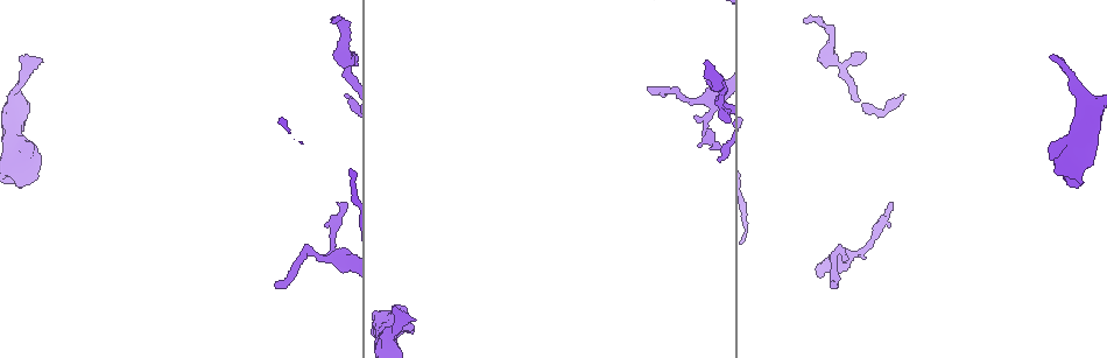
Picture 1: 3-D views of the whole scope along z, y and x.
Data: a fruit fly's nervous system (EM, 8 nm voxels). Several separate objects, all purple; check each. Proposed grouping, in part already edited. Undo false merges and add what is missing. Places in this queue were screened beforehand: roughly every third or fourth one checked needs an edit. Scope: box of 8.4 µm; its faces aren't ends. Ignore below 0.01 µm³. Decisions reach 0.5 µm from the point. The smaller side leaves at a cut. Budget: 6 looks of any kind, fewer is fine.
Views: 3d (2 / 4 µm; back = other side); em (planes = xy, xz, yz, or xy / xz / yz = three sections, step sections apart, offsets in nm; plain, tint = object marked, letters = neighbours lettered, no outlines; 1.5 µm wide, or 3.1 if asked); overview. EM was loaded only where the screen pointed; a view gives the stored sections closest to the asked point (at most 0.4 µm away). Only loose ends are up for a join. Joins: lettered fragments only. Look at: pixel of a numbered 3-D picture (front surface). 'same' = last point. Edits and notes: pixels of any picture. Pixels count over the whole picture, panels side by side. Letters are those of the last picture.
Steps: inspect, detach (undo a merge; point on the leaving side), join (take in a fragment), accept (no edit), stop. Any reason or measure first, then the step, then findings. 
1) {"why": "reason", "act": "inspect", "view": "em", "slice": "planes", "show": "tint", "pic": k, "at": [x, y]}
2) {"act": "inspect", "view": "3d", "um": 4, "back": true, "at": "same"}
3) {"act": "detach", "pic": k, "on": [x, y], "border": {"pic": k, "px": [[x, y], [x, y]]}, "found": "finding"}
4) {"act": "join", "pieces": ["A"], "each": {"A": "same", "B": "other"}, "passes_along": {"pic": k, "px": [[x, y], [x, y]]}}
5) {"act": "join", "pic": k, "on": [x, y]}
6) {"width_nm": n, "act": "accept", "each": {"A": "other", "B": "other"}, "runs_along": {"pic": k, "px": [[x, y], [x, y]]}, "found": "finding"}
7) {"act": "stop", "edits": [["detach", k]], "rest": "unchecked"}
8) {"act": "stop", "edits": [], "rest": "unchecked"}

{"why": "tapers out", "act": "inspect", "view": "3d", "um": 4, "pic": 1, "at": [395, 308]}

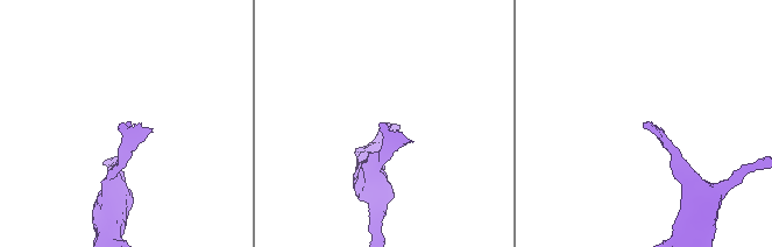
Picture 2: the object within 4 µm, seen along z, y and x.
{"act": "inspect", "view": "em", "slice": "planes", "show": "plain", "pic": 2, "at": [121, 125]}

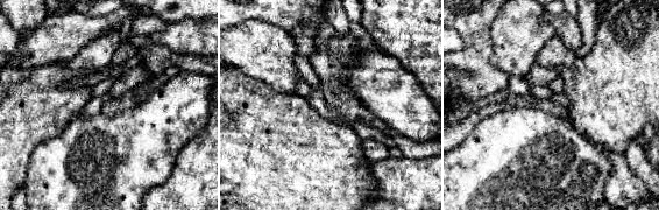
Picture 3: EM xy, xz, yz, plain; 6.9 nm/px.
{"why": "see the neighbours", "act": "inspect", "view": "em", "slice": "planes", "show": "letters", "at": "same"}

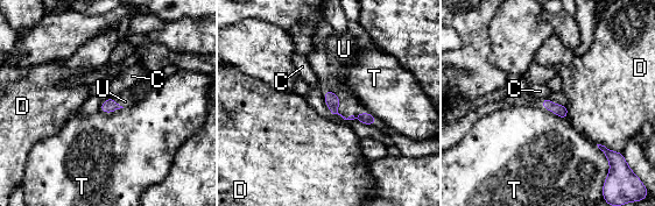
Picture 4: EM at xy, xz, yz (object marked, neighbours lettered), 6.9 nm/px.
{"act": "join", "pieces": ["U"], "each": {"C": "other", "D": "other", "T": "other", "U": "same"}, "passes_along": {"pic": 4, "px": [[331, 99], [337, 106], [349, 105]]}, "found": "the neuron continues"}

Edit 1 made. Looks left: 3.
{"why": "tapers out", "act": "inspect", "view": "em", "slice": "xz", "step": 4, "show": "letters", "pic": 1, "at": [805, 20]}

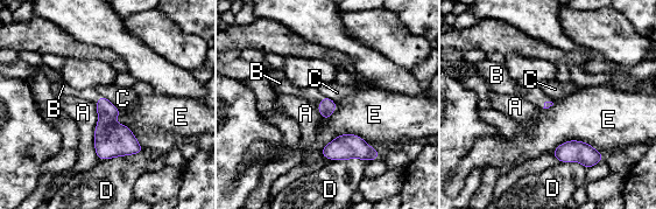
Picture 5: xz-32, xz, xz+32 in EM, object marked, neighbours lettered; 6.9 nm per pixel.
{"act": "join", "pieces": ["B"], "each": {"A": "other", "B": "same", "C": "other", "D": "other", "E": "other"}, "passes_along": {"pic": 5, "px": [[326, 106], [322, 100], [314, 95]]}, "found": "the neuron continues"}

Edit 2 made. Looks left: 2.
{"act": "stop", "edits": [["join", 4], ["join", 5]], "rest": "unchecked"}

